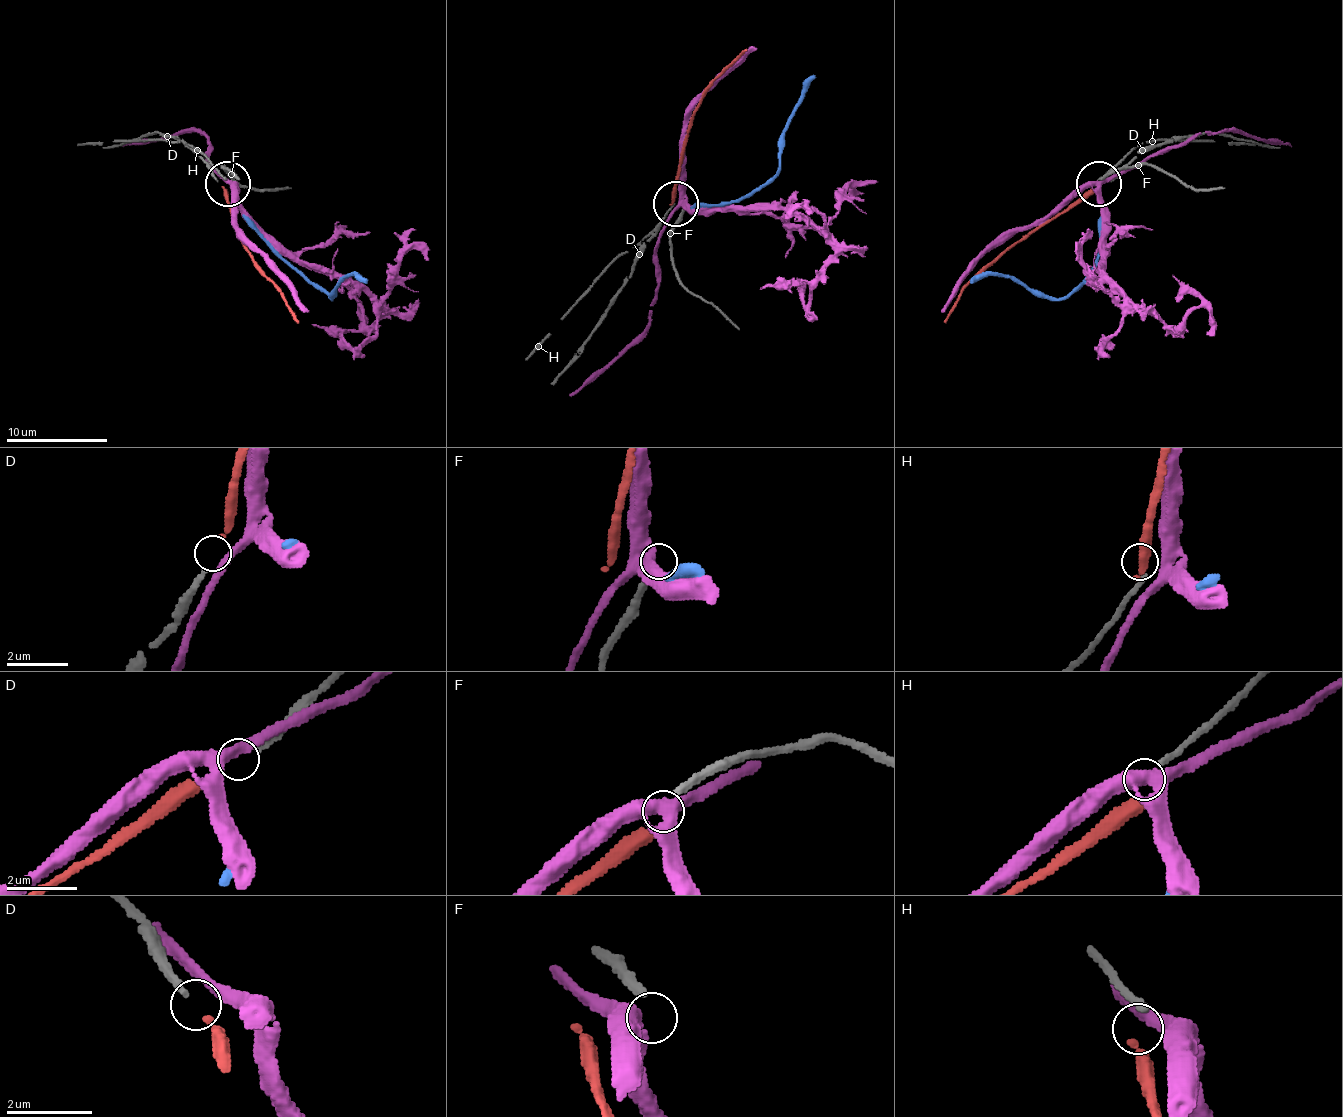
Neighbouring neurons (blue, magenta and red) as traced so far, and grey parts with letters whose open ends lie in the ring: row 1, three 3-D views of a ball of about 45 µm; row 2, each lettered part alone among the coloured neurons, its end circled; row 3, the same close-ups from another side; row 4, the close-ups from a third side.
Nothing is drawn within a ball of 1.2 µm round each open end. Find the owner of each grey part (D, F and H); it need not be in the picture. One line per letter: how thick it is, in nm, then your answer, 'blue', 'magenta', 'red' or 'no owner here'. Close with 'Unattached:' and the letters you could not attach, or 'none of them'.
D: 170 nm thick; red
F: 200 nm thick; no owner here
H: 140 nm thick; no owner here
Unattached: F, H

